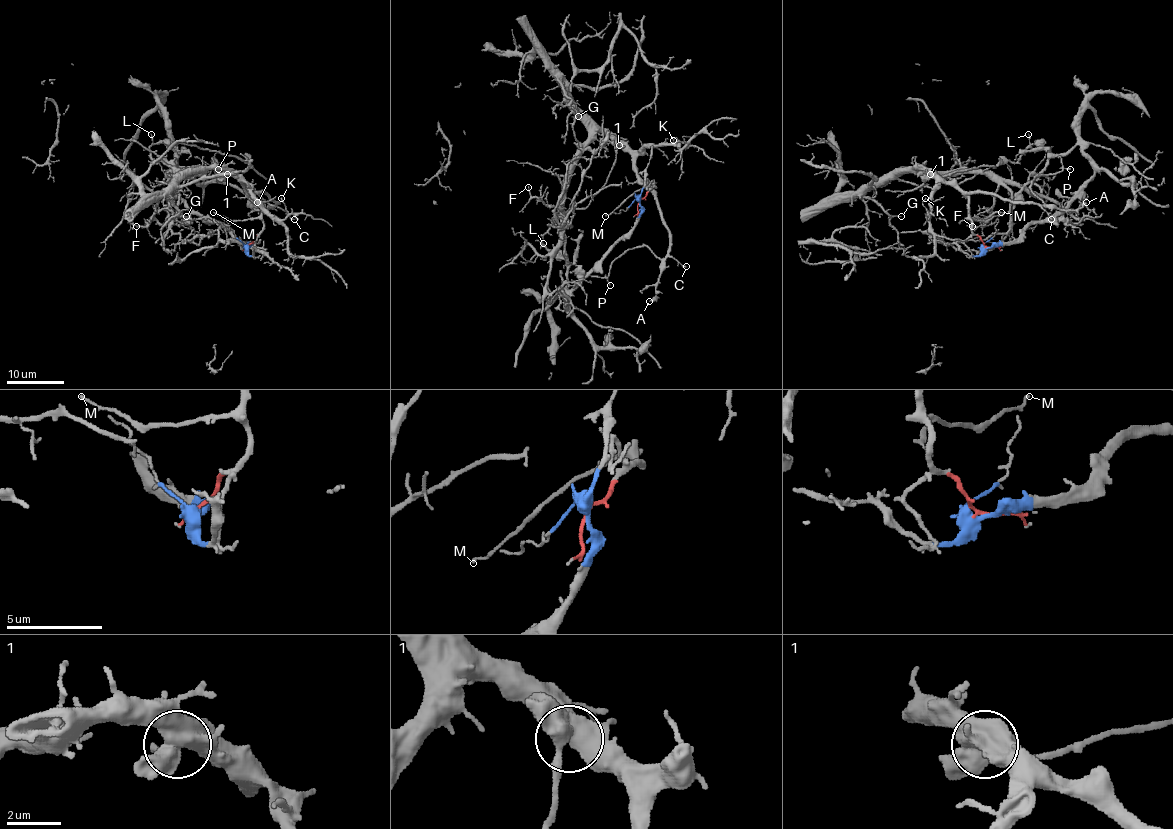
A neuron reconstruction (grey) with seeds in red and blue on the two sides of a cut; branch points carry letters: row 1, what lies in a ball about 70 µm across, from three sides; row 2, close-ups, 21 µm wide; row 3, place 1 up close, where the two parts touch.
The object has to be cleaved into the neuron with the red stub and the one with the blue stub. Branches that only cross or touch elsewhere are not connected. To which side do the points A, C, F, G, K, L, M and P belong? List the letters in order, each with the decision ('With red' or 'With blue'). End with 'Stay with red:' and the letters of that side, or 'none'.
A: With red
C: With red
F: With red
G: With red
K: With red
L: With blue
M: With red
P: With red
Stay with red: A, C, F, G, K, M, P

